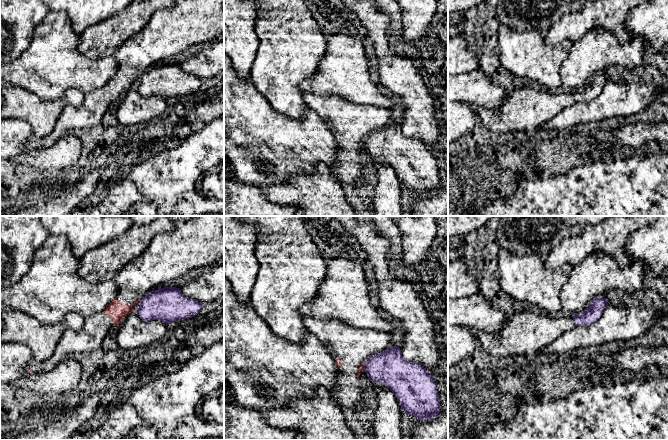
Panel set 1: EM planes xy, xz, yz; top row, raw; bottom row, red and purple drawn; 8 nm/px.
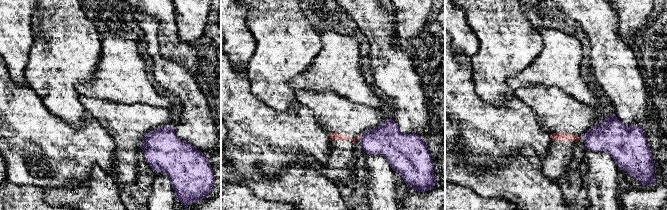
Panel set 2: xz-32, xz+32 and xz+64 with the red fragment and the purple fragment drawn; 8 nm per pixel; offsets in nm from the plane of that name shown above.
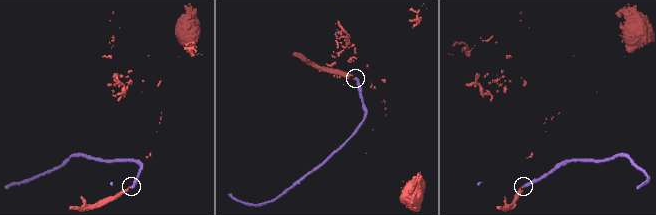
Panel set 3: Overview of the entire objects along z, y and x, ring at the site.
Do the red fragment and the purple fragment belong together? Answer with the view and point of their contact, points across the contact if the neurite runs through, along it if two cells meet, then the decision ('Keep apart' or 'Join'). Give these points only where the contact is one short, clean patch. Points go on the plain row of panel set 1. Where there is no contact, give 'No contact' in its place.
Touches red at xy (139, 78). Boundary: xy (141, 76), (139, 79). Keep apart

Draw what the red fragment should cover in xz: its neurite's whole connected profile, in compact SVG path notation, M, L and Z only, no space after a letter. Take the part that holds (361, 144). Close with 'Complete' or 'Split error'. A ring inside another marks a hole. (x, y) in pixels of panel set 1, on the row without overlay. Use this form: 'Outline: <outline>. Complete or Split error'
Outline: M303 92L303 100L328 125L339 143L335 164L329 167L329 173L340 182L352 183L361 178L361 148L365 138L372 132L395 122L392 111L373 105L361 105L335 96L317 95Z. Split error

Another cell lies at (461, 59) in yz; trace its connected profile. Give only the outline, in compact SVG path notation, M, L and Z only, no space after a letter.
M461 36L448 38L448 75L459 75L476 70L479 59Z

